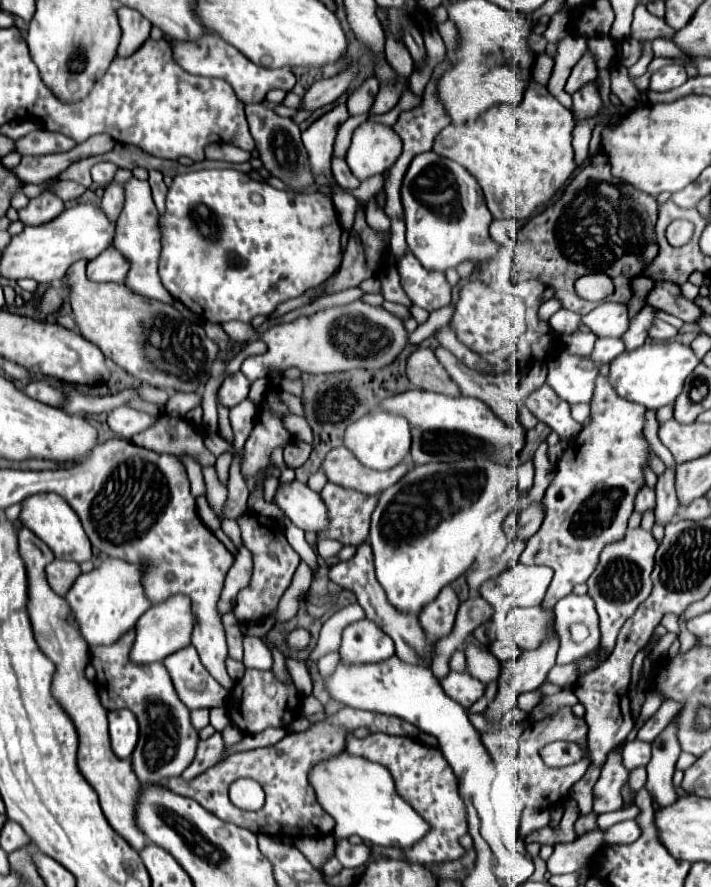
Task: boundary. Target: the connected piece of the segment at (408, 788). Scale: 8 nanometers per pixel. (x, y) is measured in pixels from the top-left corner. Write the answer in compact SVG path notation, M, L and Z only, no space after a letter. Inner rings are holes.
M347 732L345 750L351 756L359 756L359 758L383 764L393 774L399 794L427 822L431 822L431 834L427 834L427 838L423 838L423 842L419 842L419 846L413 846L413 850L405 852L411 862L415 862L415 864L451 862L451 860L459 860L465 856L465 848L461 846L459 838L463 834L467 834L467 830L469 830L467 810L465 810L465 802L459 794L459 782L439 748L425 746L407 736L389 736L383 732L375 732L375 734L369 734L367 738L357 738L353 732Z

